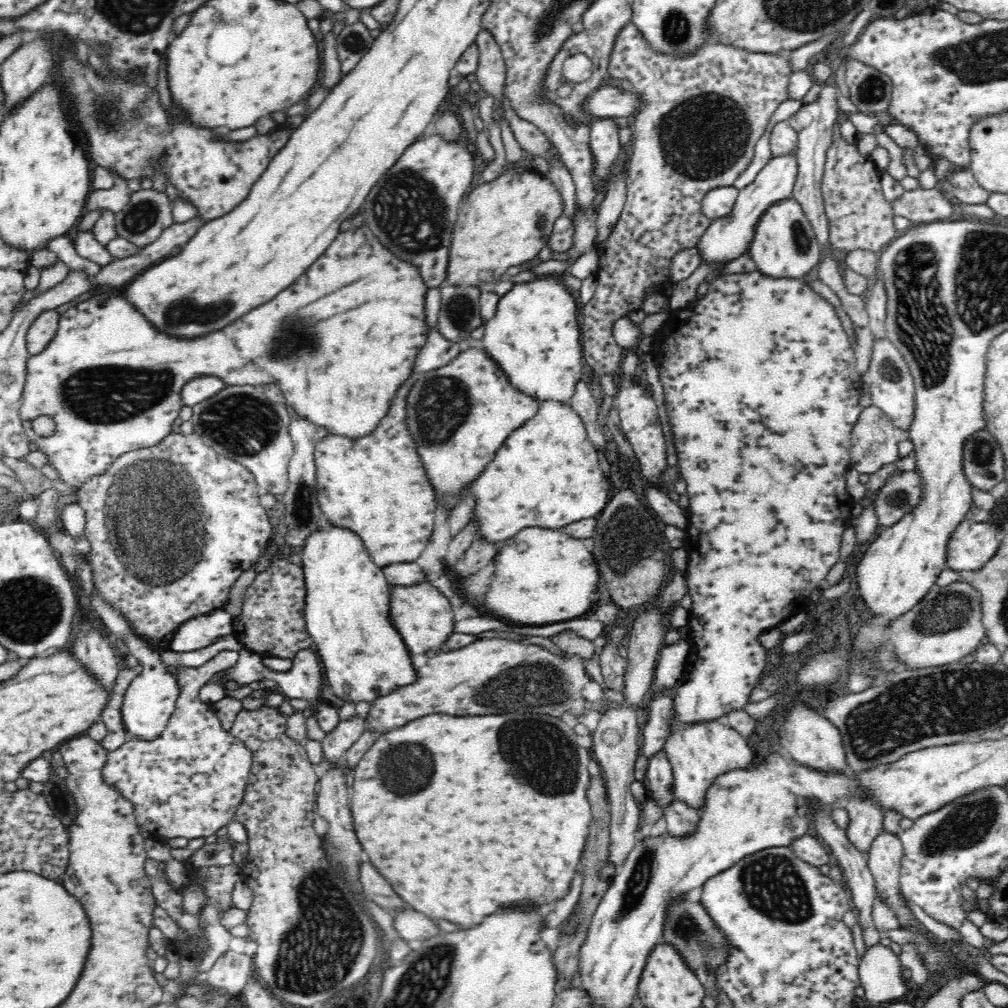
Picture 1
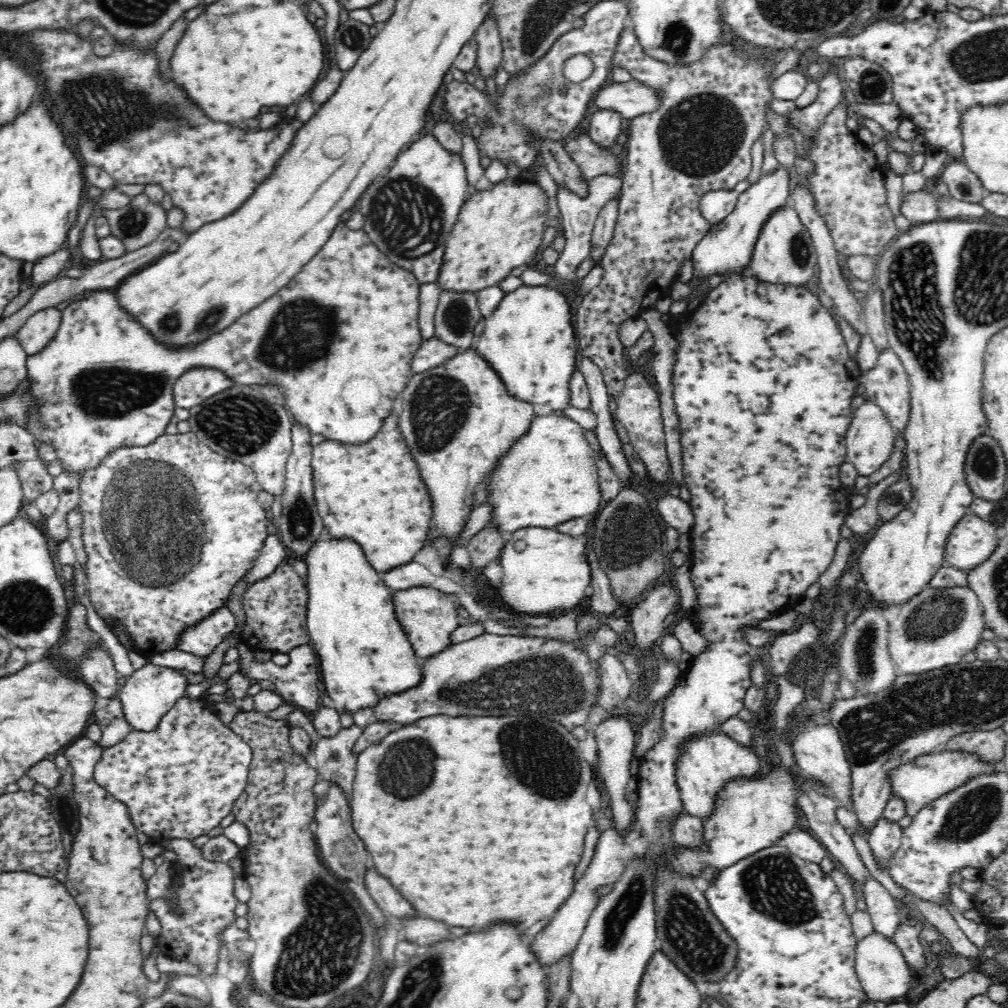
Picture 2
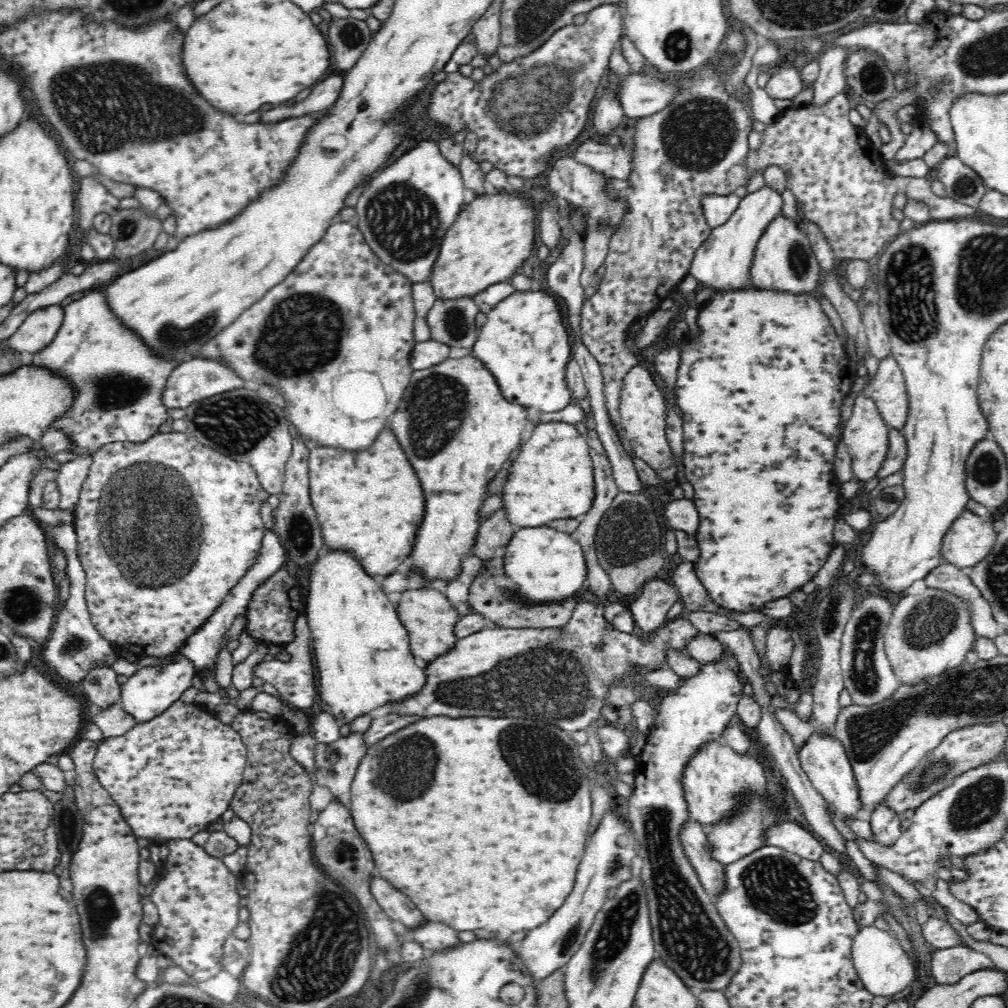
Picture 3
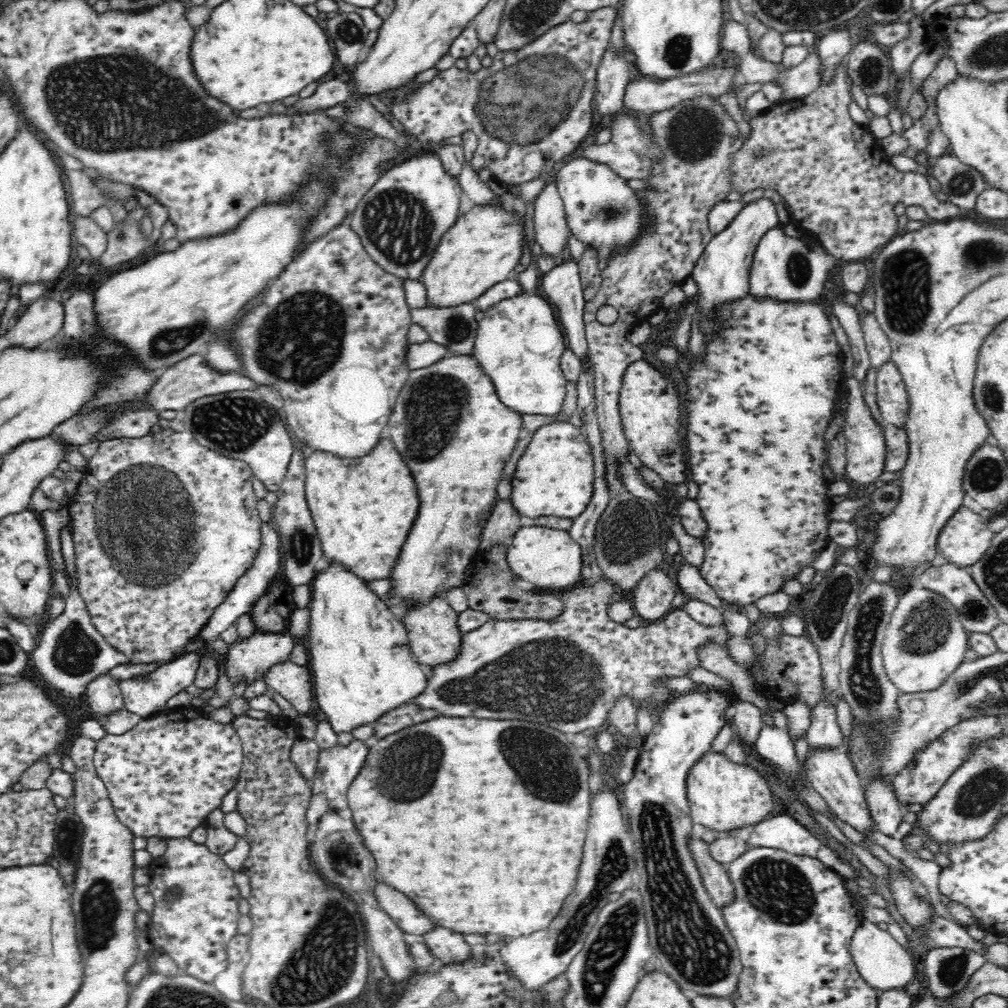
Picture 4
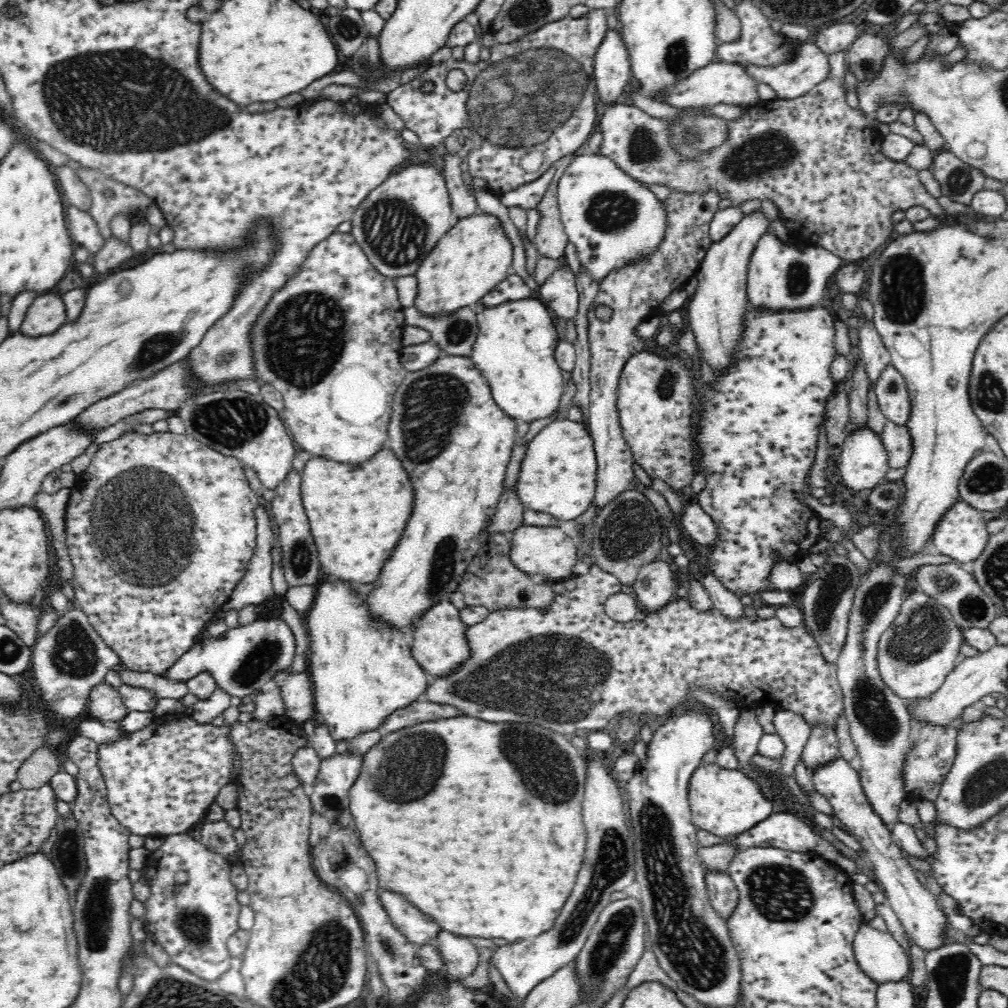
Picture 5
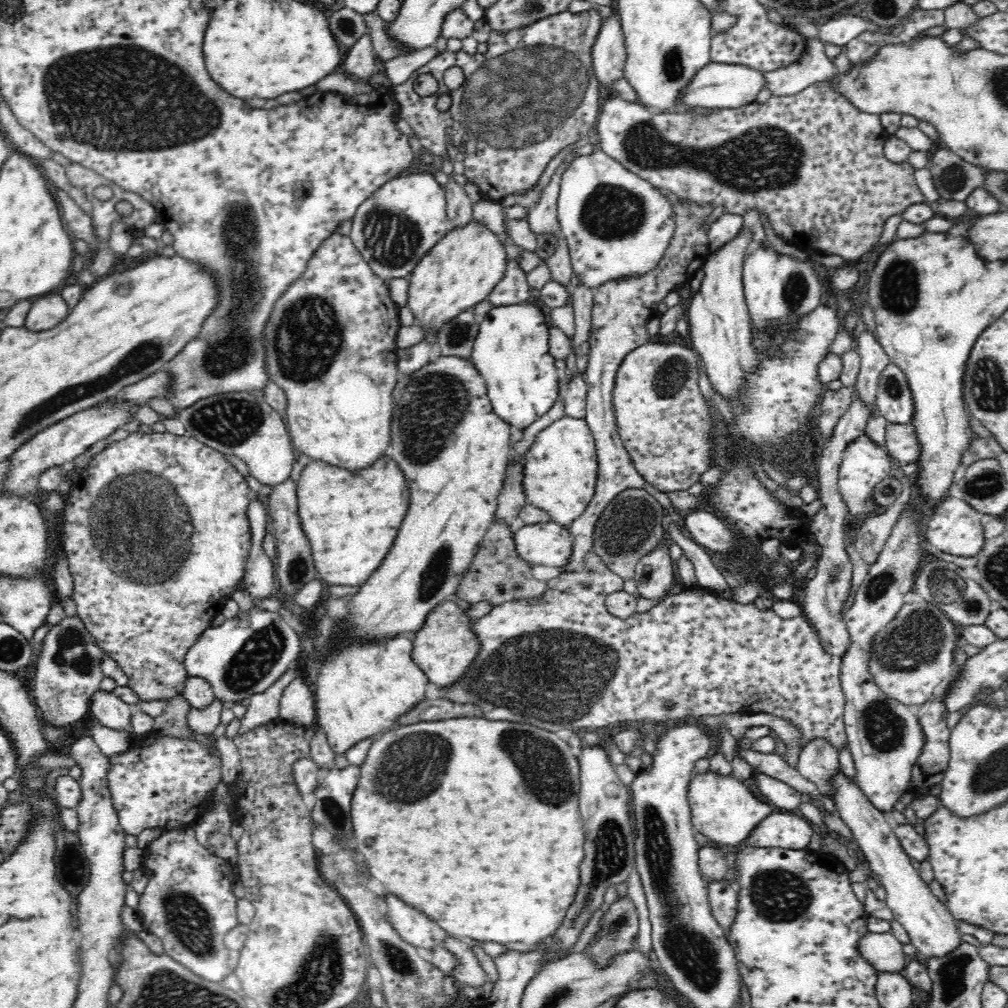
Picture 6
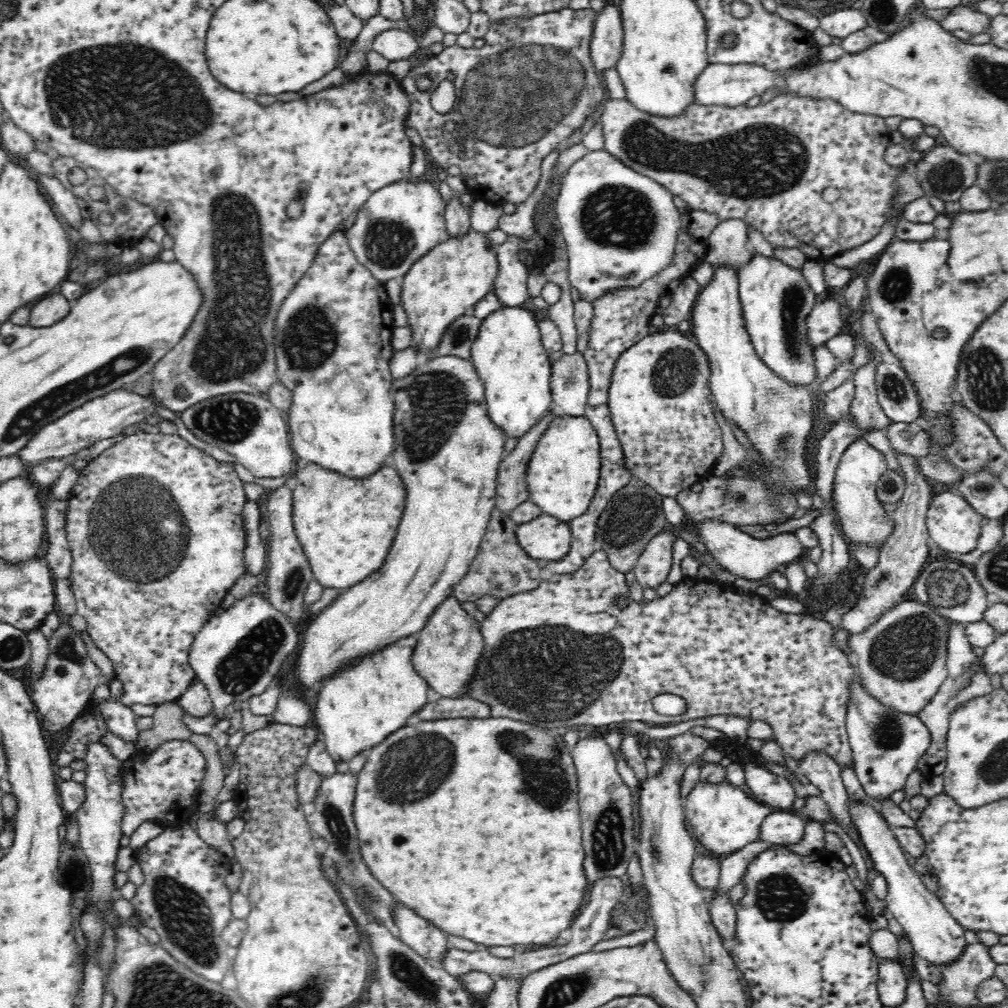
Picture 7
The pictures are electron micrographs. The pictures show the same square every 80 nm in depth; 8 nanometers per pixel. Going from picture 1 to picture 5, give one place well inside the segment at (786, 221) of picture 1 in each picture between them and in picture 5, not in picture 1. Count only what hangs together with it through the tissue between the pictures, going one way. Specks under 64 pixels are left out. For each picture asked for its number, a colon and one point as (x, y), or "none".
2: (784, 254)
3: (784, 261)
4: (786, 270)
5: (781, 278)

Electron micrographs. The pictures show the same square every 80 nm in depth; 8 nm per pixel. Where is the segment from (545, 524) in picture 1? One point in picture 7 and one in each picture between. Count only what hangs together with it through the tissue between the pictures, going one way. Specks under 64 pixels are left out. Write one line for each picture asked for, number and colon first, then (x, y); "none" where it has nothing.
2: (550, 475)
3: (552, 477)
4: (554, 476)
5: (558, 474)
6: (560, 470)
7: (563, 474)

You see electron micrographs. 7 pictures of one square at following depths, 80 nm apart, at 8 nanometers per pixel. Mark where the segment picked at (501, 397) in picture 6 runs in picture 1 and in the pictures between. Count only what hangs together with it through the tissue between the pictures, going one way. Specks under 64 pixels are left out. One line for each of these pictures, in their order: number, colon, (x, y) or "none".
1: (534, 338)
2: (529, 341)
3: (524, 344)
4: (518, 344)
5: (514, 347)

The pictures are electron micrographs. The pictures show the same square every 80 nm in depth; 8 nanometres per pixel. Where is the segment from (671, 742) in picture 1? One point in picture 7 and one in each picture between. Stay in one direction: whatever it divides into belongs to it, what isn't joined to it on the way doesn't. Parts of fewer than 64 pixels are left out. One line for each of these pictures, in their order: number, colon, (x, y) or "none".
2: (707, 766)
3: (717, 782)
4: (728, 797)
5: (726, 803)
6: (725, 811)
7: (723, 819)

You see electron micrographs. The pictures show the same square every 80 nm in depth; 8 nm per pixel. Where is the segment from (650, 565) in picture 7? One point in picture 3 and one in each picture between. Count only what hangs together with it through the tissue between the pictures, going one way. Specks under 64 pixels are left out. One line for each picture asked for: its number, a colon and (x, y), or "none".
3: (649, 610)
4: (653, 595)
5: (655, 585)
6: (653, 575)

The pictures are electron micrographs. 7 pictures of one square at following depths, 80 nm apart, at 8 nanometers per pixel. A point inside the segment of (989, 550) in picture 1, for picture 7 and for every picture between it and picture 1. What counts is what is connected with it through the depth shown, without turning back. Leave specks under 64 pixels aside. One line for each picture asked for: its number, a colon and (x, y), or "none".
2: (972, 540)
3: (969, 539)
4: (964, 538)
5: (960, 533)
6: (954, 527)
7: (954, 526)

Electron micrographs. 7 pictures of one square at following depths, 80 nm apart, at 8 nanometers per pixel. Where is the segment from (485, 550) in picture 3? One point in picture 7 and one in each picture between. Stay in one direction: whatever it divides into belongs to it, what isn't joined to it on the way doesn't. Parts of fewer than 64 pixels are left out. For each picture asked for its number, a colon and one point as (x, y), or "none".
4: (504, 520)
5: (508, 515)
6: (512, 497)
7: (511, 489)

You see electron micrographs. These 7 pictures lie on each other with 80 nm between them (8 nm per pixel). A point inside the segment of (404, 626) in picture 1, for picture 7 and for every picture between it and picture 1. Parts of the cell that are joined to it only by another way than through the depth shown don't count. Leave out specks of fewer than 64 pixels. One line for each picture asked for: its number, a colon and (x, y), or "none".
2: (429, 616)
3: (429, 618)
4: (435, 639)
5: (441, 647)
6: (445, 648)
7: (451, 644)

